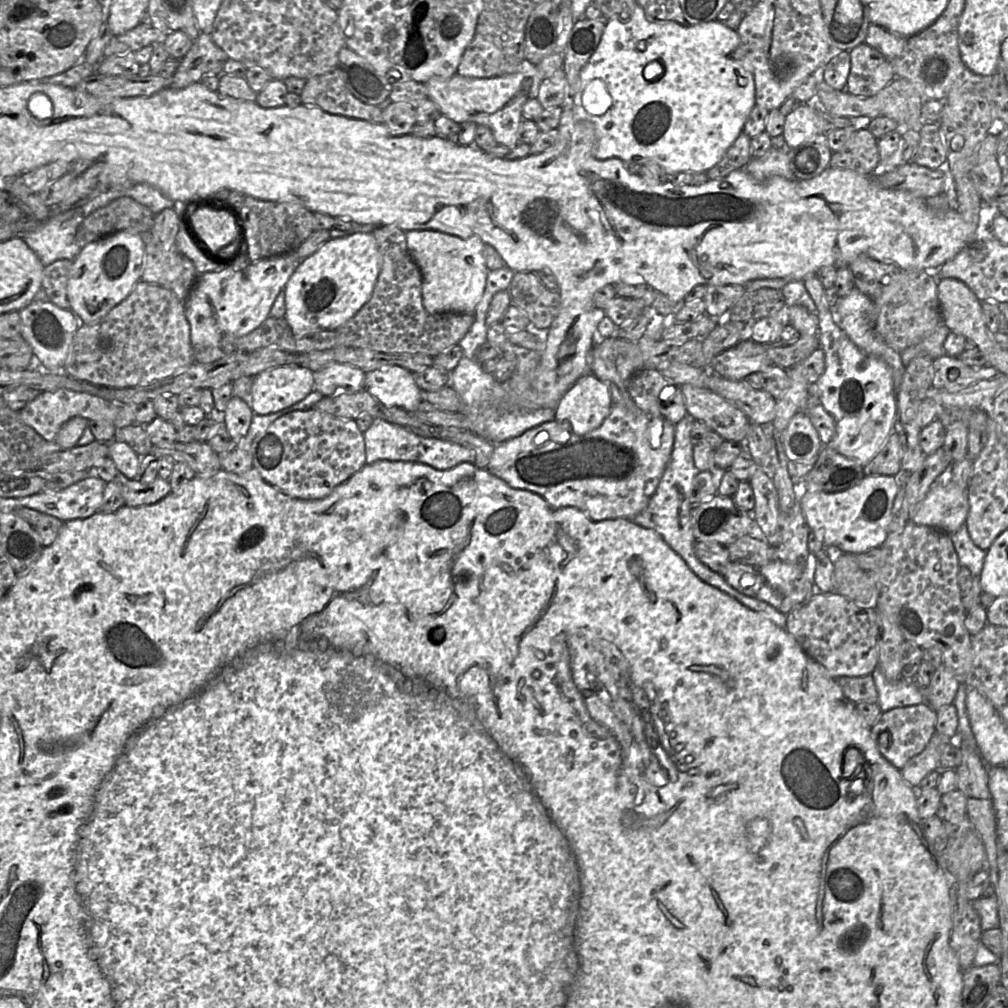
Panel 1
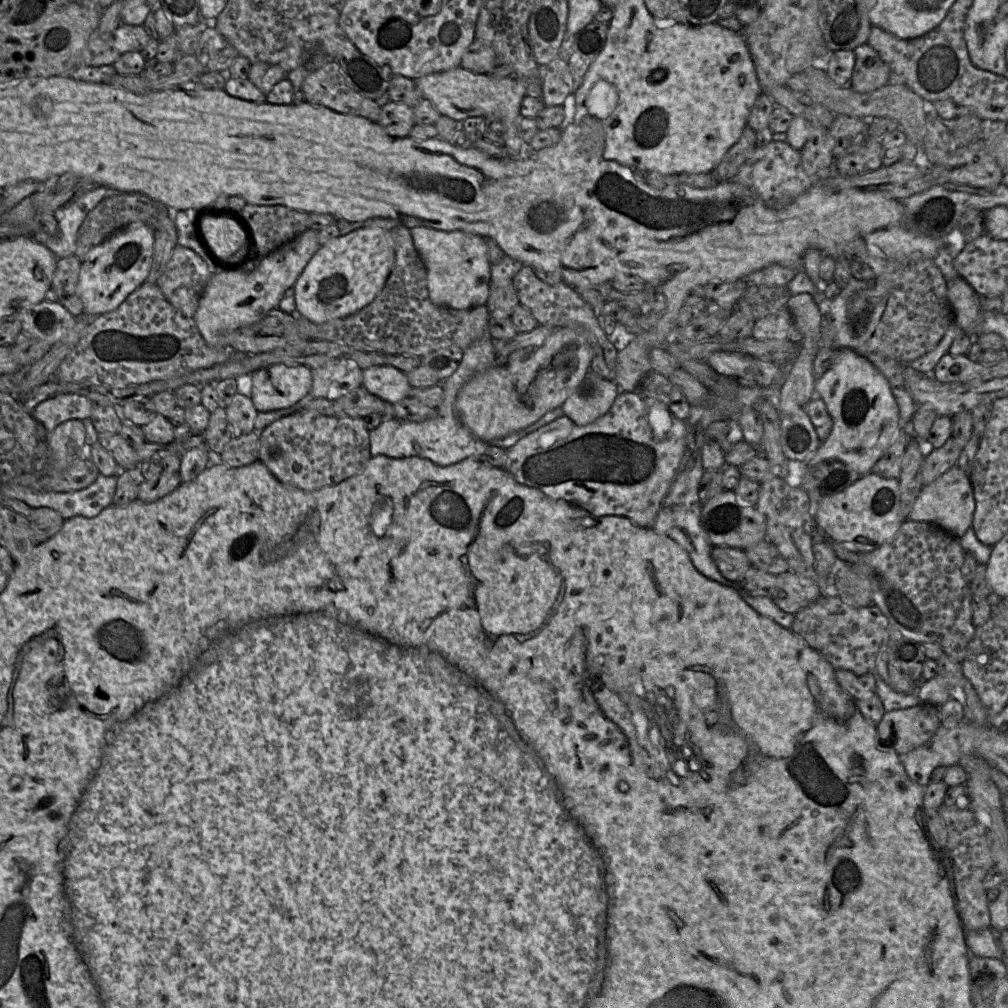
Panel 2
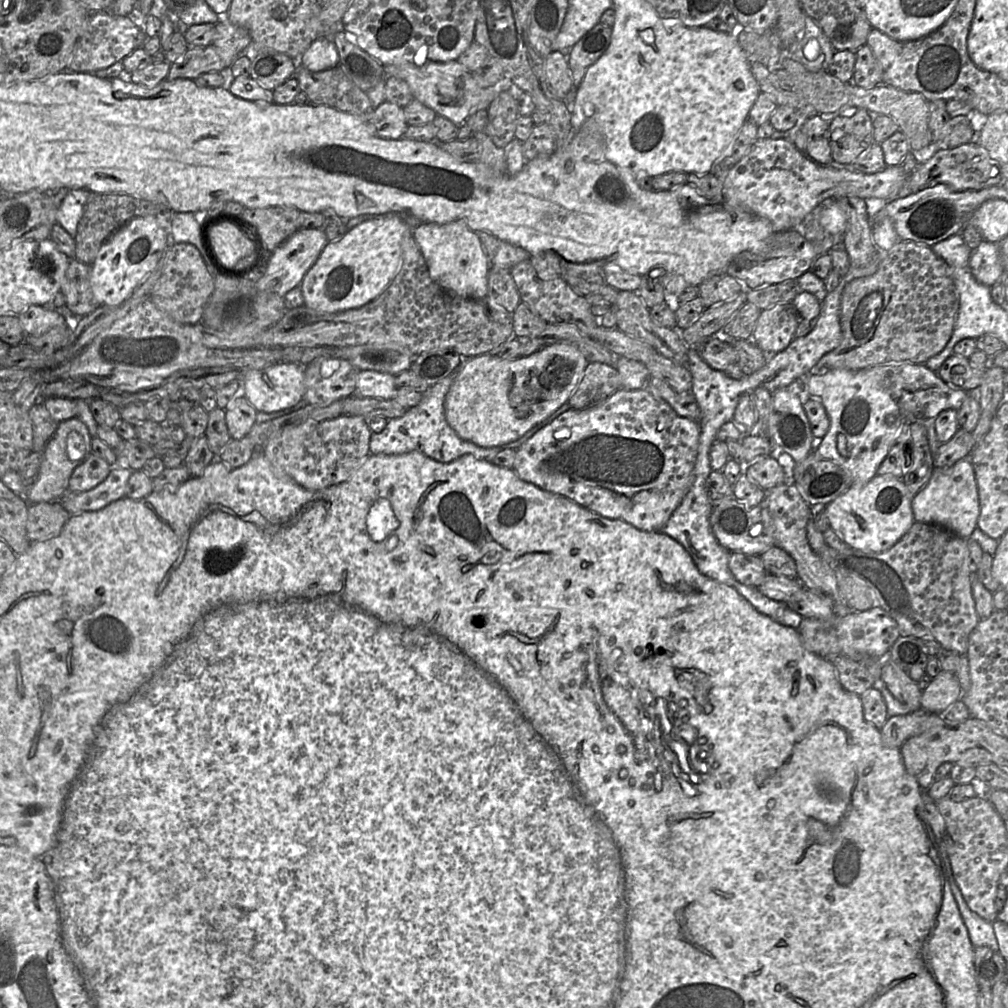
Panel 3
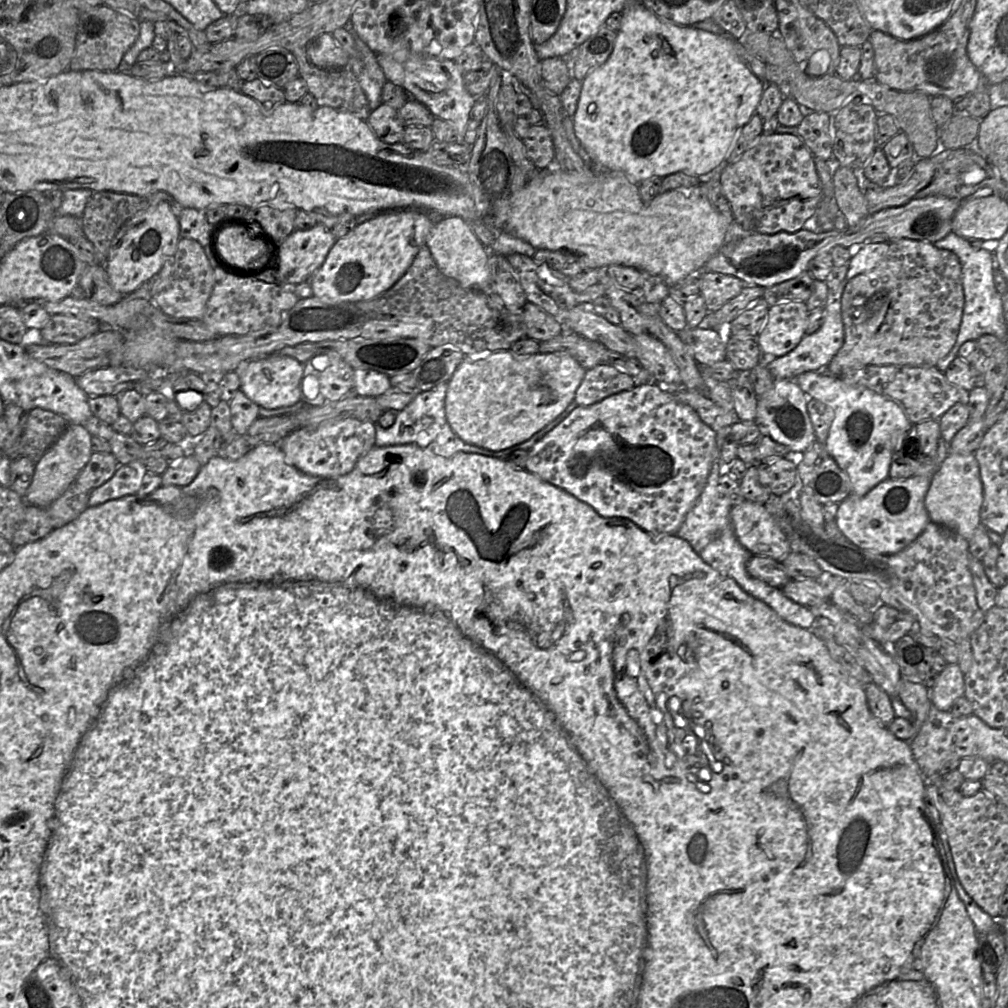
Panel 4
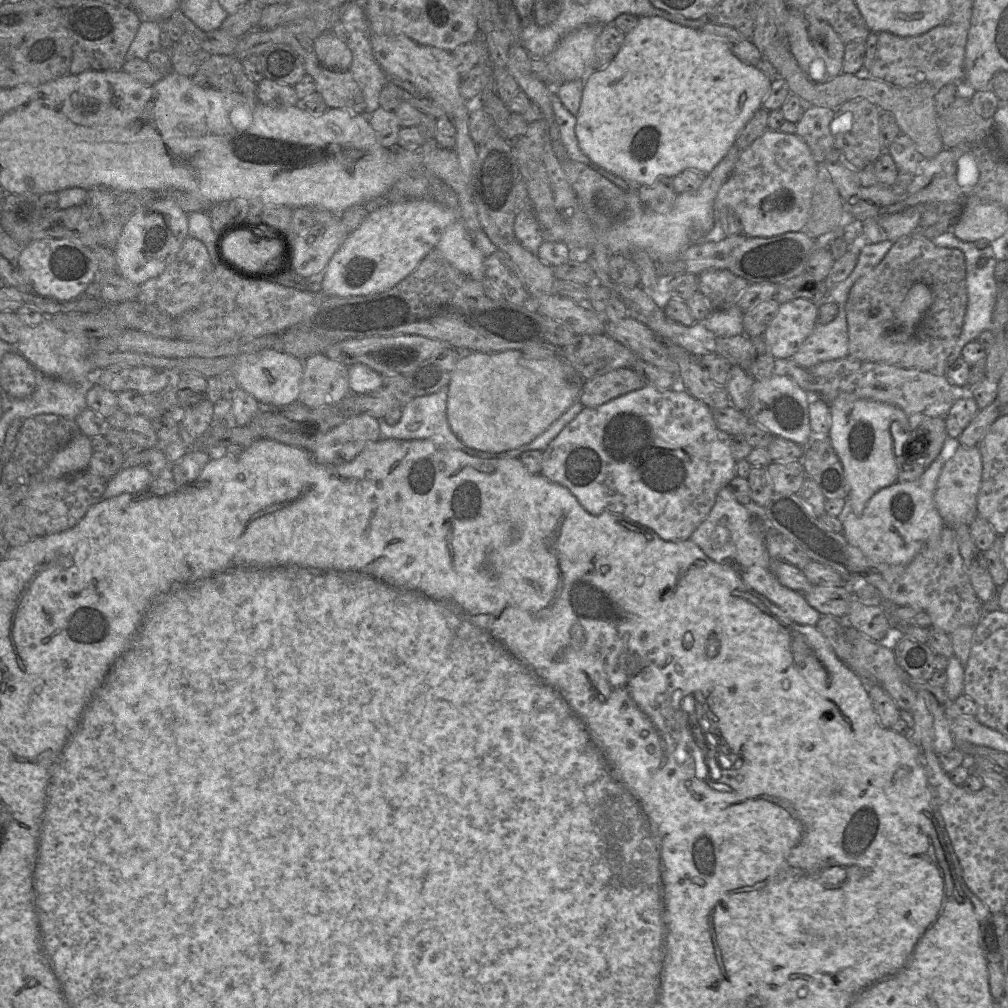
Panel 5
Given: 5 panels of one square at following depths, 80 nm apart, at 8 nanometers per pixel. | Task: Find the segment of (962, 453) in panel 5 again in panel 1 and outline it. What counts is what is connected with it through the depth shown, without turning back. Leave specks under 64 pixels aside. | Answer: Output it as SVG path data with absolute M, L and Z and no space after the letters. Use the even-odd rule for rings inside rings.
M949 472L942 473L917 505L913 521L951 534L965 523L968 511L967 490L951 481Z

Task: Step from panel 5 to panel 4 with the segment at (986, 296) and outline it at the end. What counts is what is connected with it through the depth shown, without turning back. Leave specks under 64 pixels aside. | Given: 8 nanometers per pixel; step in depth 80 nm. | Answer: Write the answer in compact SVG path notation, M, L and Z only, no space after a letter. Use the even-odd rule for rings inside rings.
M953 232L936 241L934 245L939 249L952 251L958 256L962 268L964 292L964 308L957 339L947 356L939 360L935 366L939 371L944 372L957 357L958 351L964 342L977 341L984 334L991 334L1004 341L1007 338L1007 325L1004 318L1002 296L997 292L994 285L994 271L996 269L994 254L986 249L973 248L968 239Z

